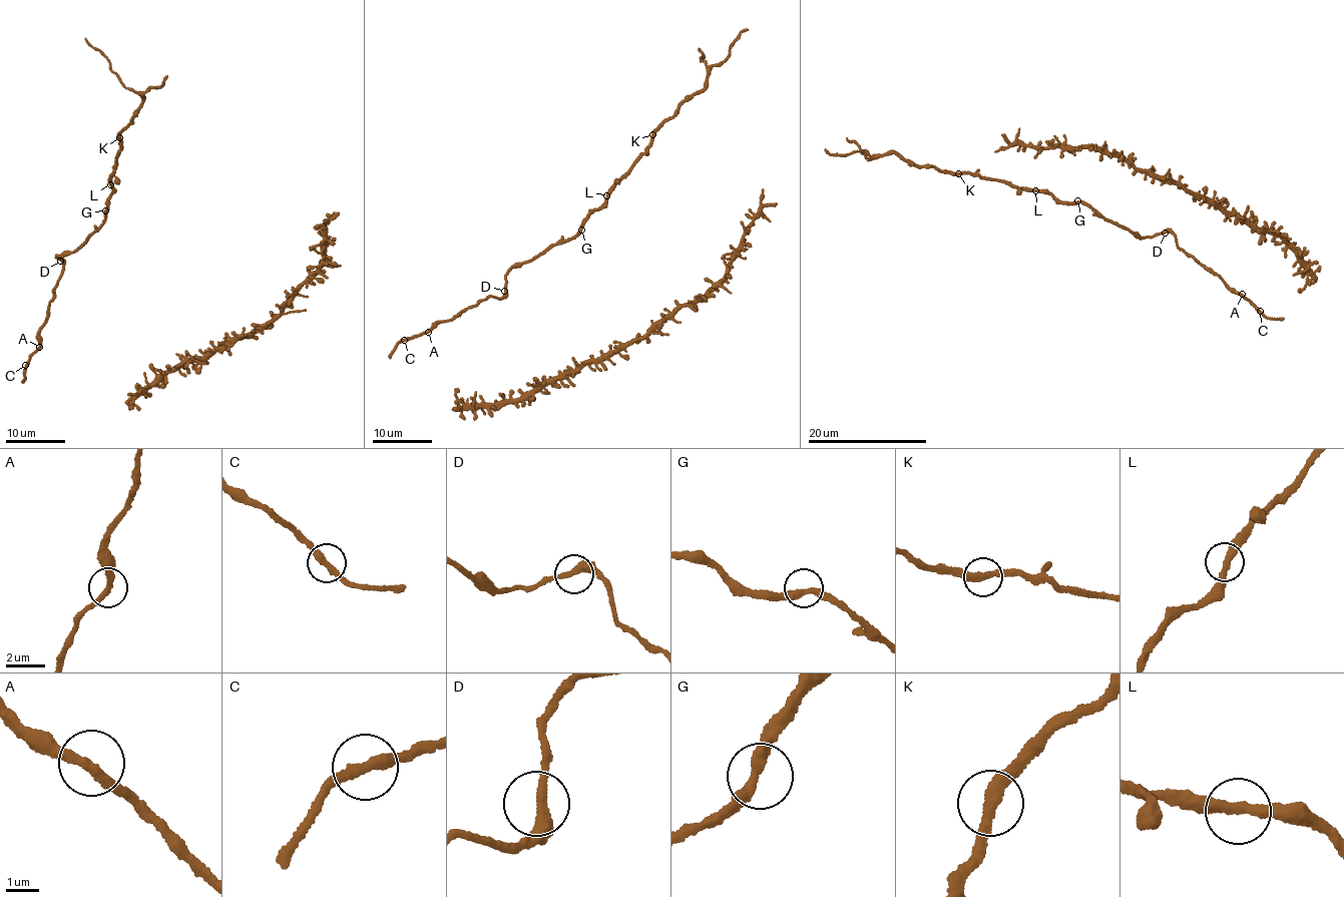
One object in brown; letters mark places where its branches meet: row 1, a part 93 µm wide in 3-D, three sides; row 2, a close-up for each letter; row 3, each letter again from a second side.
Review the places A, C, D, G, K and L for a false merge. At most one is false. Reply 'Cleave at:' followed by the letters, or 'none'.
Cleave at: K

